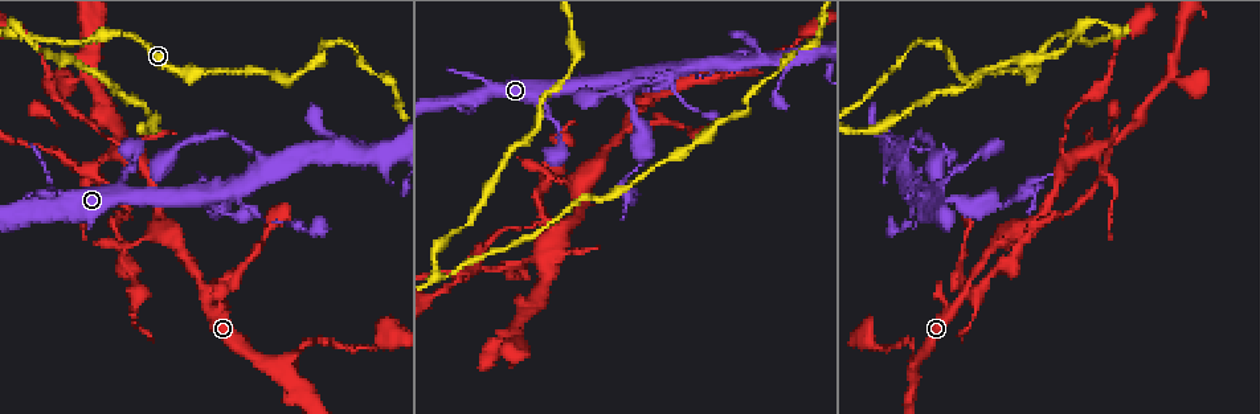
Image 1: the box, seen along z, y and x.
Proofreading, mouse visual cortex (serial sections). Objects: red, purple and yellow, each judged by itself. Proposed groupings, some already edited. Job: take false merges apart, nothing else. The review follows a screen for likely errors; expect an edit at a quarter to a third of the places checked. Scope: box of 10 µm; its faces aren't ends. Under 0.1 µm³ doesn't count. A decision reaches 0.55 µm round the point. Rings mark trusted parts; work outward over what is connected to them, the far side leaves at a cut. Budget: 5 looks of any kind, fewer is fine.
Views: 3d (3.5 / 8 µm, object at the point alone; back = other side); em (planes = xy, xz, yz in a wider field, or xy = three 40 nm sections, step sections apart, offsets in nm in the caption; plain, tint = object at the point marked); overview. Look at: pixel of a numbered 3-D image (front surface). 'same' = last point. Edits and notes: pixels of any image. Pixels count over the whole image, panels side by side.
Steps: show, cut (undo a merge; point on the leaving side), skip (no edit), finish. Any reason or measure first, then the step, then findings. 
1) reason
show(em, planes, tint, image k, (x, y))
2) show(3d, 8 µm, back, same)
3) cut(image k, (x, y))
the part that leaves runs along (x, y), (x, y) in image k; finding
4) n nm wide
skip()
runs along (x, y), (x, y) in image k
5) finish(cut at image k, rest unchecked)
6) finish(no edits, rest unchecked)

sharp bend
show(3d, 3.5 µm, image 1, (12, 36))

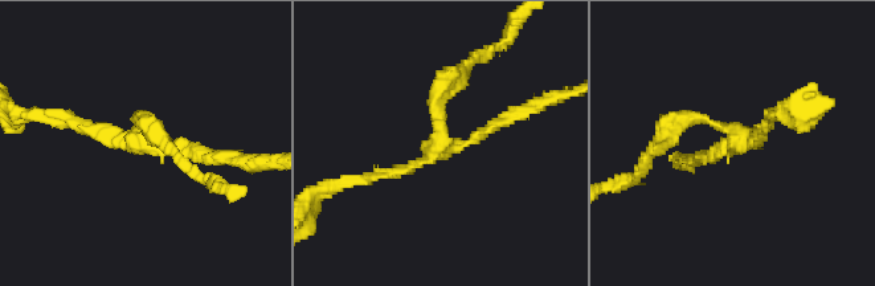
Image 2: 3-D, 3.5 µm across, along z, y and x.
show(em, xy, step 2, tint, image 2, (737, 142))

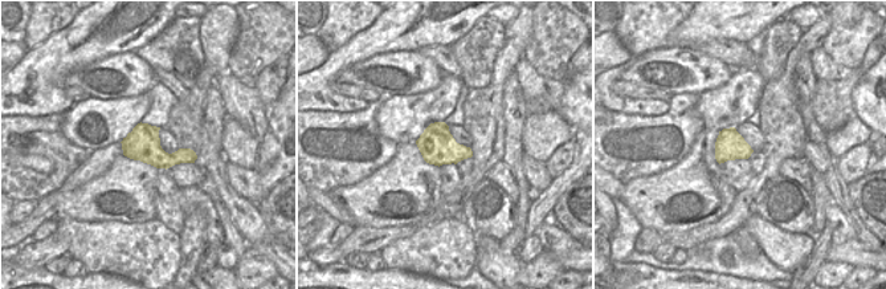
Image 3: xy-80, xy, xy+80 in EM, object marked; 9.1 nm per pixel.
340 nm wide
skip()
runs along (524, 111), (440, 146), (448, 81) in image 2; continuous, no second cell

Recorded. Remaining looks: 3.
a fork
show(3d, 3.5 µm, image 1, (688, 65))

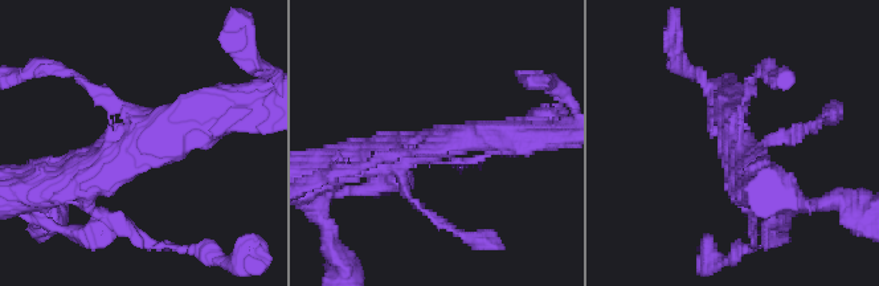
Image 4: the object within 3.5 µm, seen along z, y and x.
3 arms; arms of 150, 400, 400 nm; need the tissue
show(em, xy, step 3, tint, image 4, (429, 148))

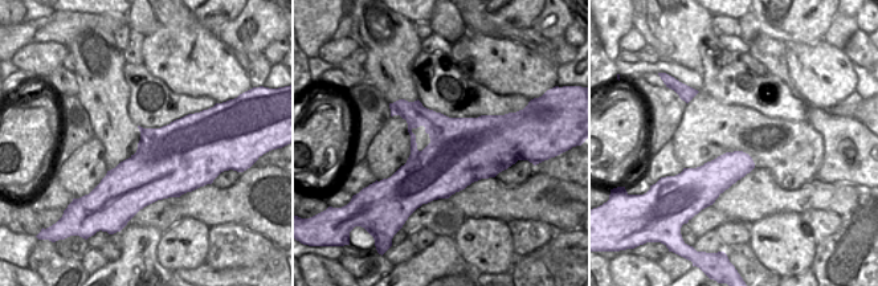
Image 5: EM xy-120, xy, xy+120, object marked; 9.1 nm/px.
skip()
runs along (60, 184), (211, 111) in image 4; continuous, no second cell

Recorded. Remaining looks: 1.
finish(no edits, rest unchecked)

